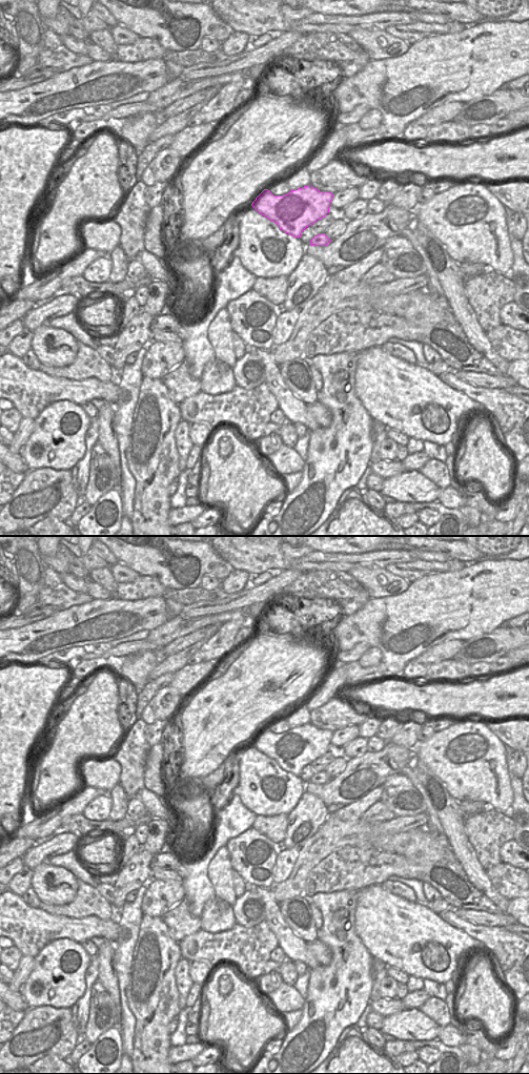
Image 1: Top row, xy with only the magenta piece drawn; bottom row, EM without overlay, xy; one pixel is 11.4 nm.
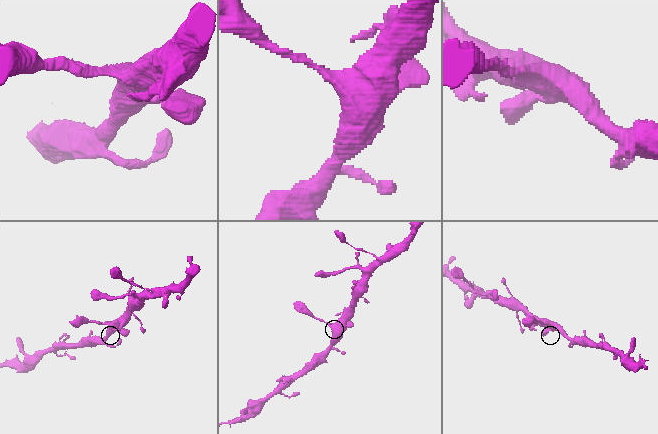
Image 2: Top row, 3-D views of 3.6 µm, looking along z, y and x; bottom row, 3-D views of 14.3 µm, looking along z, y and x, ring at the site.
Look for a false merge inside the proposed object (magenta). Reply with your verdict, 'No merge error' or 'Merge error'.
No merge error

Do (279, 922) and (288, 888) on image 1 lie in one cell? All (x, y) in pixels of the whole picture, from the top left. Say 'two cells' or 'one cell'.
two cells

